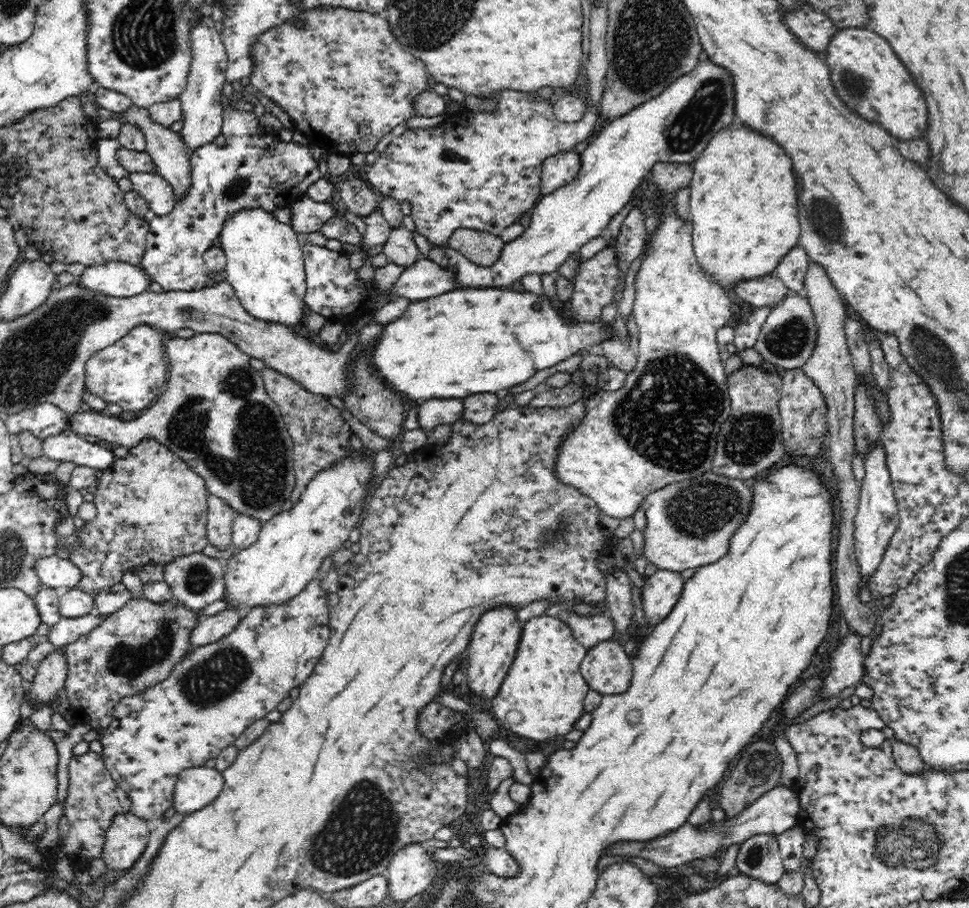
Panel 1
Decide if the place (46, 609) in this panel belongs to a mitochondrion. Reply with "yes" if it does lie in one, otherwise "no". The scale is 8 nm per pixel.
no

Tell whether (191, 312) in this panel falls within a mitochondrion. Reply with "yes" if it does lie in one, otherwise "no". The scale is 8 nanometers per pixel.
yes

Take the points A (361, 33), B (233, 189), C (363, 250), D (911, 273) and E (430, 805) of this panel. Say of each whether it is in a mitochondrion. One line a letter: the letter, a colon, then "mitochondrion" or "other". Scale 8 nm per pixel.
A: other
B: mitochondrion
C: other
D: other
E: other

